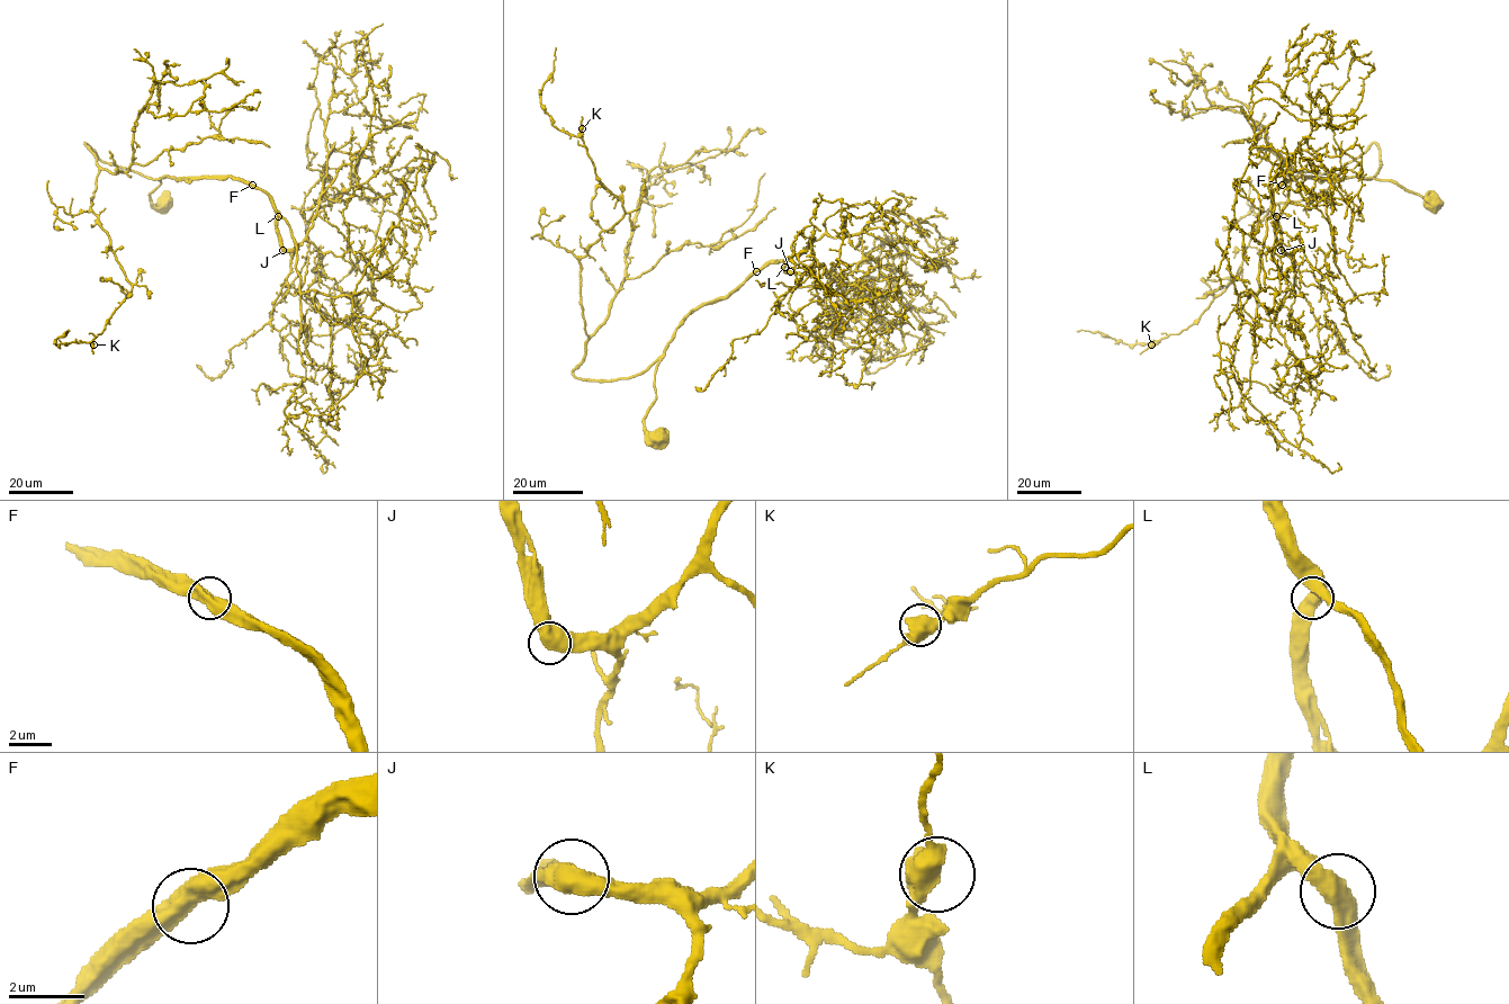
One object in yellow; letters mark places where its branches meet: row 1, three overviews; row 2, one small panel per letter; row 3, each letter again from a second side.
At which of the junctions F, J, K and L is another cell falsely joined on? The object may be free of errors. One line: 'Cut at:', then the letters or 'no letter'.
Cut at: no letter

